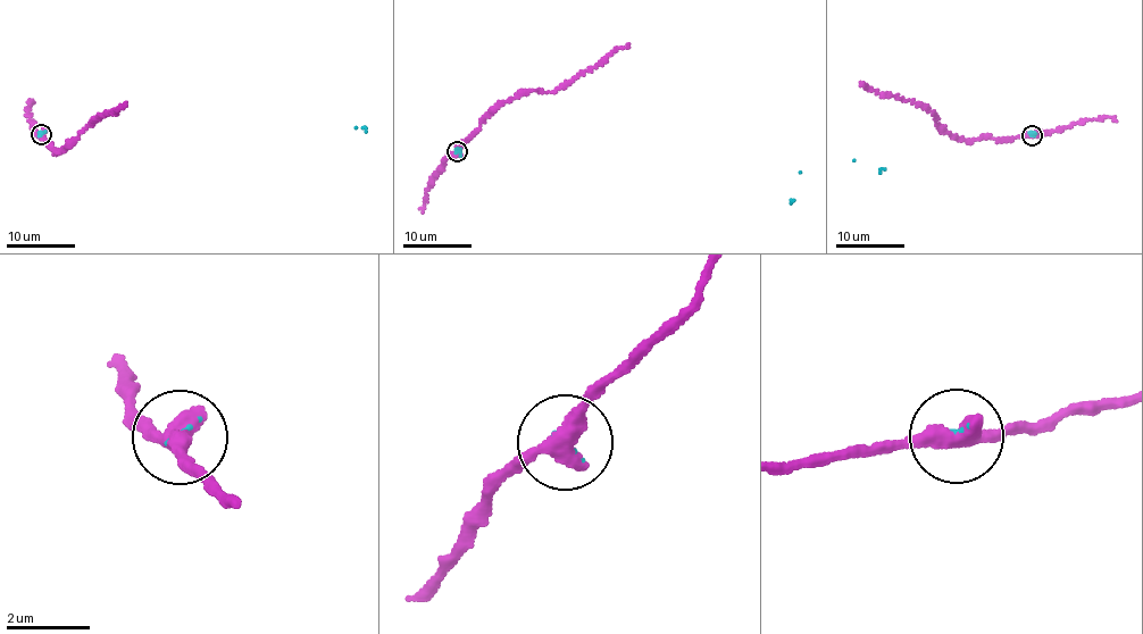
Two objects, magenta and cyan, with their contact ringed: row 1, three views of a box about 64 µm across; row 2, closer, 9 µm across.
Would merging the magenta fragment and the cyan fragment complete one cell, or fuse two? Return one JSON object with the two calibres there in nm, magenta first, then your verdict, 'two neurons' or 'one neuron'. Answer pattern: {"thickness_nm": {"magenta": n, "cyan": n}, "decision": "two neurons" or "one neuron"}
{"thickness_nm": {"magenta": 460, "cyan": 90}, "decision": "two neurons"}

